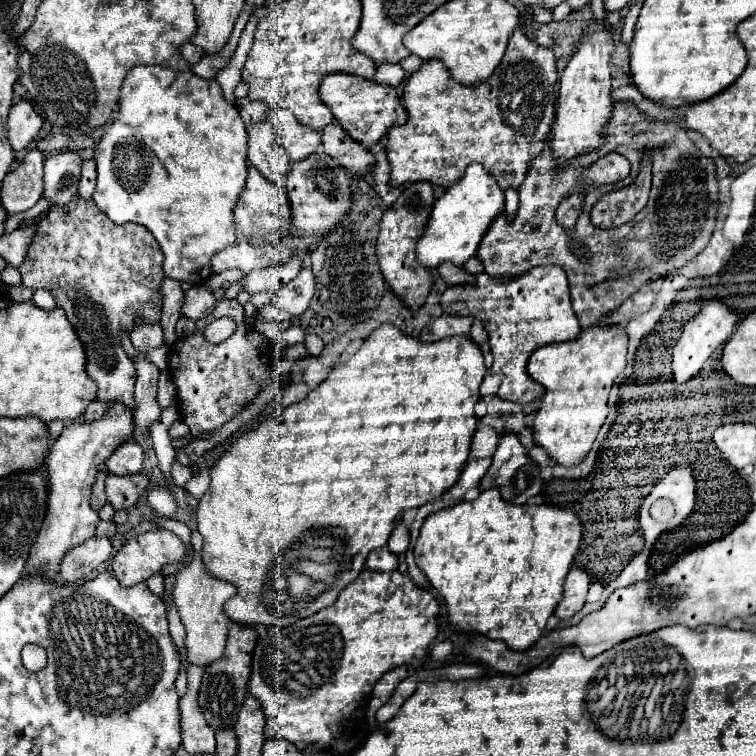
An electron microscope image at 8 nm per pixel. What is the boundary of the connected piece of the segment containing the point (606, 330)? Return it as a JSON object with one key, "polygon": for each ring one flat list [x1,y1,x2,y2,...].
{"polygon":[[595,324,575,340,537,348,527,364,527,374,545,388,533,422,533,440,555,464,577,466,589,454,599,428,609,412,609,390,627,364,627,334,617,326]]}

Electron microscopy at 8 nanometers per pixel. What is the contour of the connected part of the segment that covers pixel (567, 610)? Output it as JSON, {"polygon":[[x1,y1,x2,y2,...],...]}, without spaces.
{"polygon":[[573,568,573,570,567,574,565,594,563,594,561,604,559,604,557,610,555,610,555,616,557,616,559,620,565,620,565,618,575,616,575,614,583,608,583,604,585,604,587,588,589,588,589,576,587,576,587,572,579,570,579,568]]}

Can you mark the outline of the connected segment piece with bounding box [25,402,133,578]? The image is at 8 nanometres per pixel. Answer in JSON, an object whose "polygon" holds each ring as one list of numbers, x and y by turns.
{"polygon":[[113,402,111,404,111,410,101,418,101,420,95,420,95,422,71,422,65,426,65,430,61,432,61,436,55,440,49,456,47,456,47,476,49,476,49,500,47,500,47,514,45,514,45,520,43,520,43,526,37,534,37,542,33,544,31,548,31,554,29,554,29,562,25,566,25,574,35,574,35,572,41,572,41,574,47,574,51,578,57,578,59,576,59,564,61,564,61,558,65,556,65,552,89,538,95,536,95,526,99,522,99,516,97,512,89,506,89,494,91,494,91,486,95,482,95,476,99,472,99,464,103,464,113,450,117,450,117,446,121,446,123,442,131,440,131,434,133,434,133,416,131,416,131,410,123,404,117,404]]}

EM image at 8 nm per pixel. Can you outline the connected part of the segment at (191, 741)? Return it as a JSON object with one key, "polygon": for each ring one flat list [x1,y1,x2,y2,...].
{"polygon":[[187,662,187,694,181,698,181,732,183,732,183,748,189,754,215,754,215,732,207,726,203,714,199,712,197,692,203,678,203,670,197,670]]}

